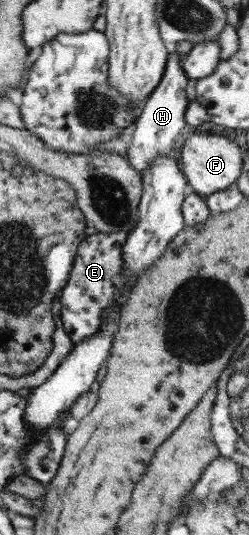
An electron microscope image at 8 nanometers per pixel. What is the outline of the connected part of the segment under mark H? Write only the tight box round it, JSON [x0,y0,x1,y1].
[126,48,188,175]

